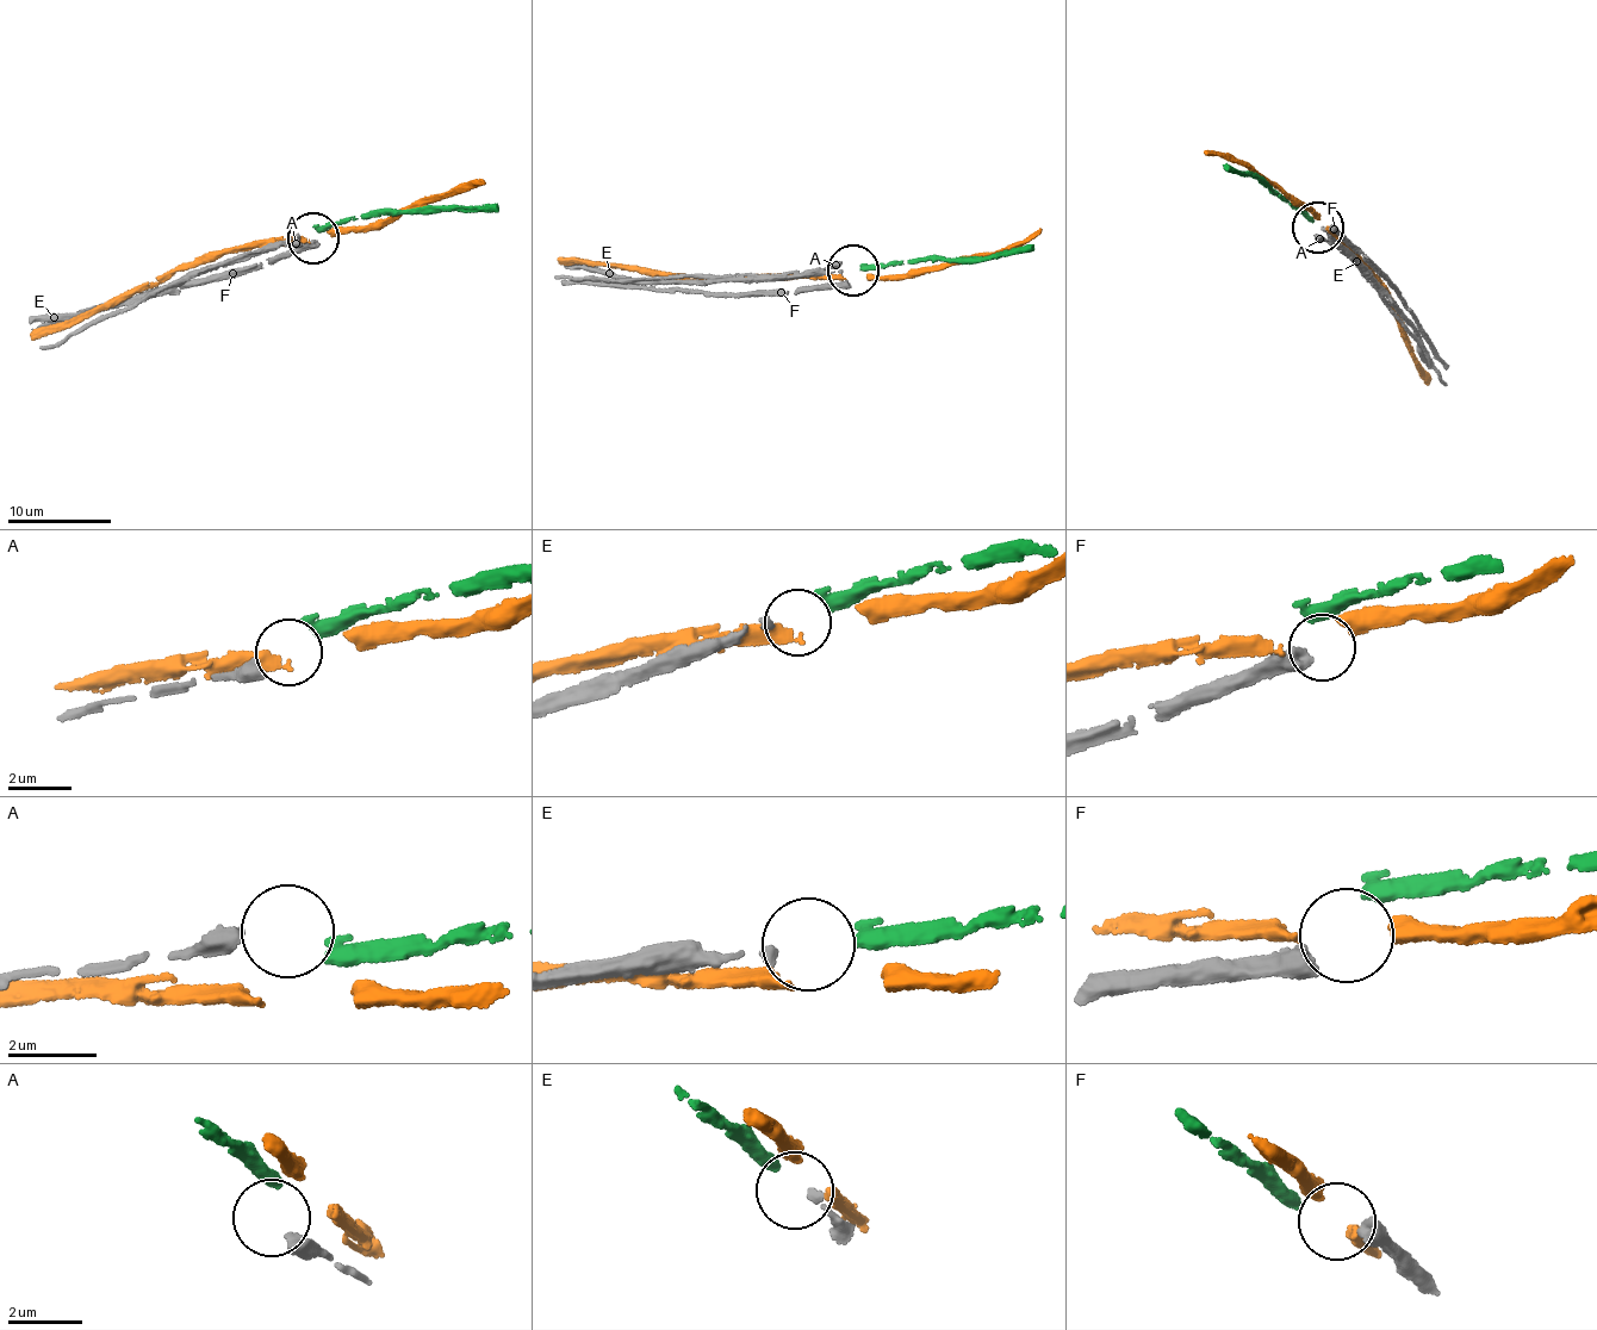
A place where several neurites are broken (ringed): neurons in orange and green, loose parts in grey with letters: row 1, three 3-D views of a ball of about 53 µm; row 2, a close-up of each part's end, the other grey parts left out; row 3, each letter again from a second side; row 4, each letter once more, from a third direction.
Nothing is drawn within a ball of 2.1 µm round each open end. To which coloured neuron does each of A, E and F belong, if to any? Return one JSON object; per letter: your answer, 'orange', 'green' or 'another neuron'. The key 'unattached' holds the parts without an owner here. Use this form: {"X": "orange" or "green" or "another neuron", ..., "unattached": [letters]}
{"A": "another neuron", "E": "green", "F": "another neuron", "unattached": ["A", "F"]}

